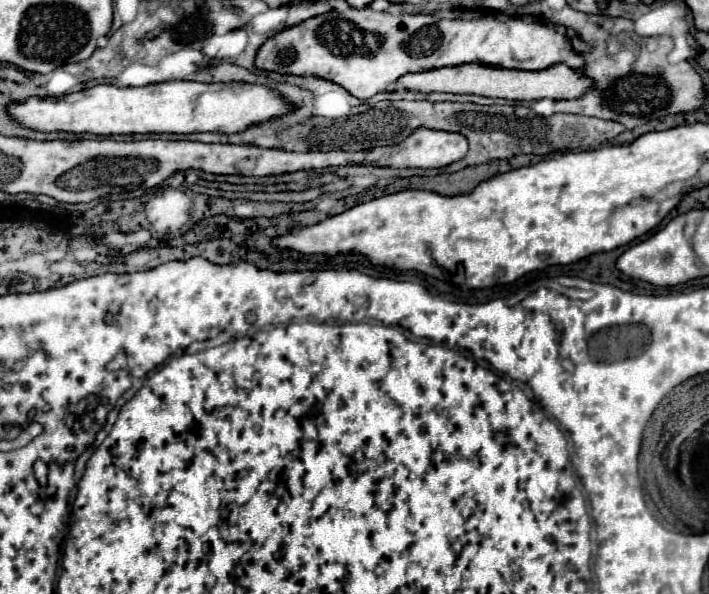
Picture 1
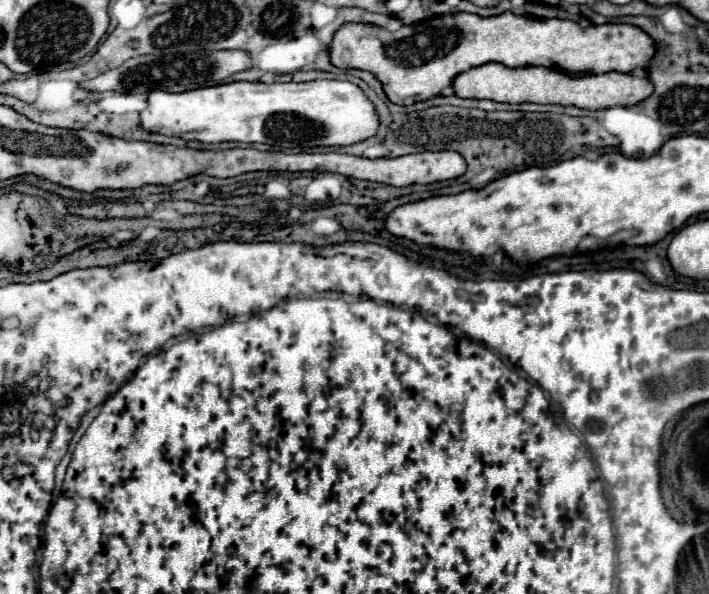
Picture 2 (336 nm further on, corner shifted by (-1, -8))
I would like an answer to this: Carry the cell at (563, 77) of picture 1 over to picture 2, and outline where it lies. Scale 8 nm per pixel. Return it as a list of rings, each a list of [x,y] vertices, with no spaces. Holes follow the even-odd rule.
[[[483,64],[459,74],[453,80],[455,94],[459,98],[489,98],[495,102],[537,102],[537,104],[561,104],[561,106],[577,106],[585,110],[603,110],[613,106],[635,106],[649,98],[655,90],[653,82],[643,76],[623,74],[623,72],[605,72],[605,74],[585,74],[571,76],[557,68],[545,66],[523,66],[523,68],[507,68],[503,64]]]

